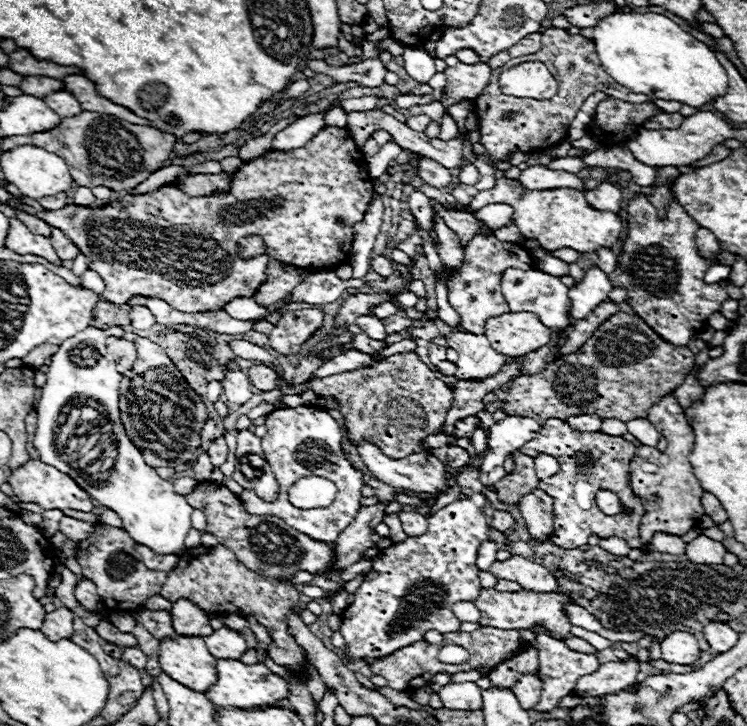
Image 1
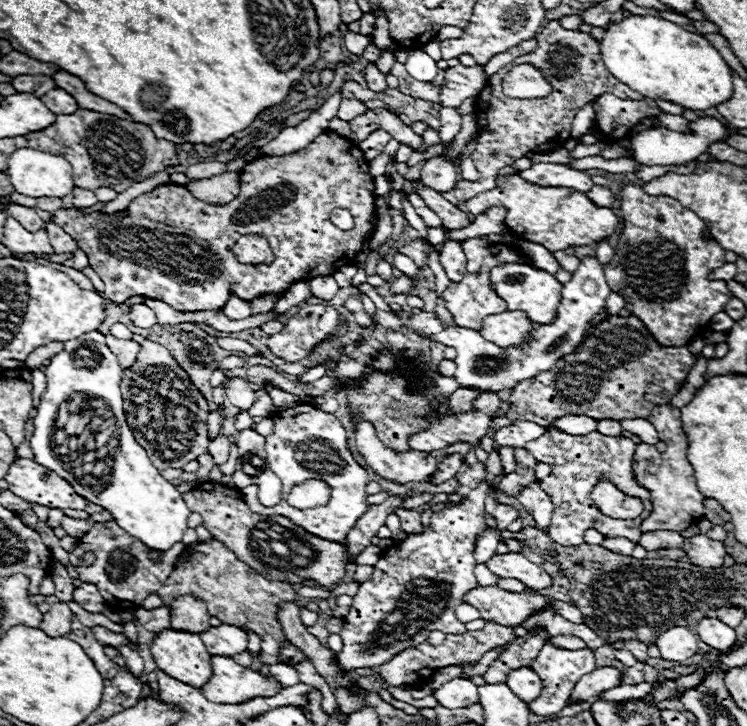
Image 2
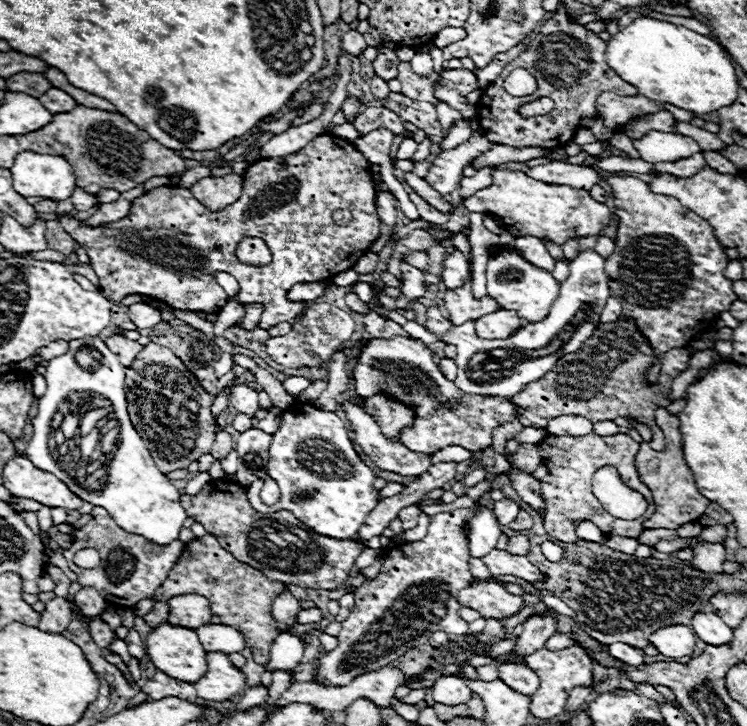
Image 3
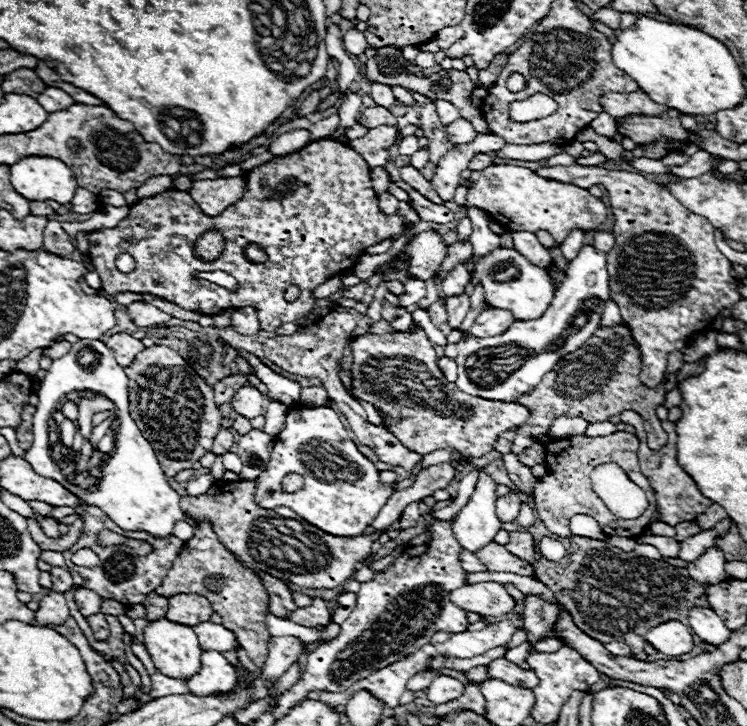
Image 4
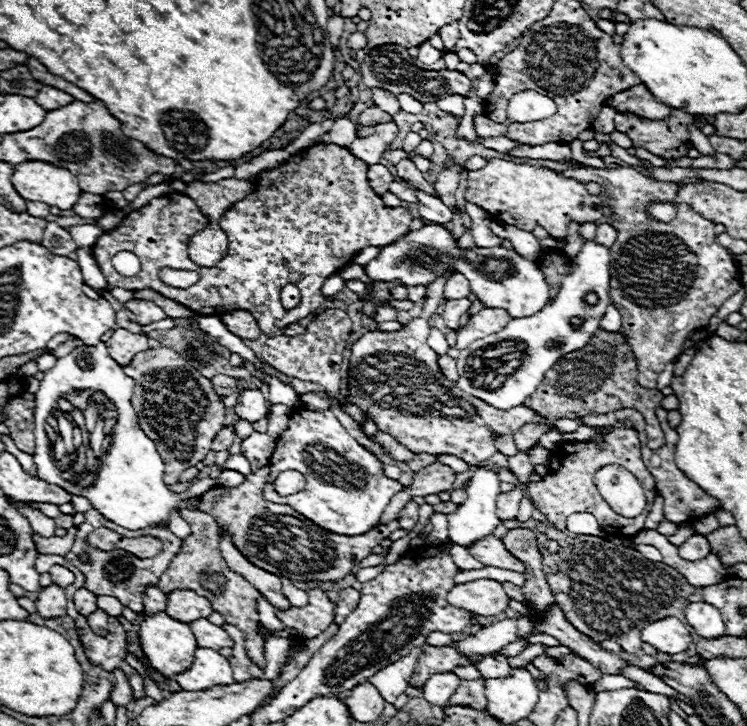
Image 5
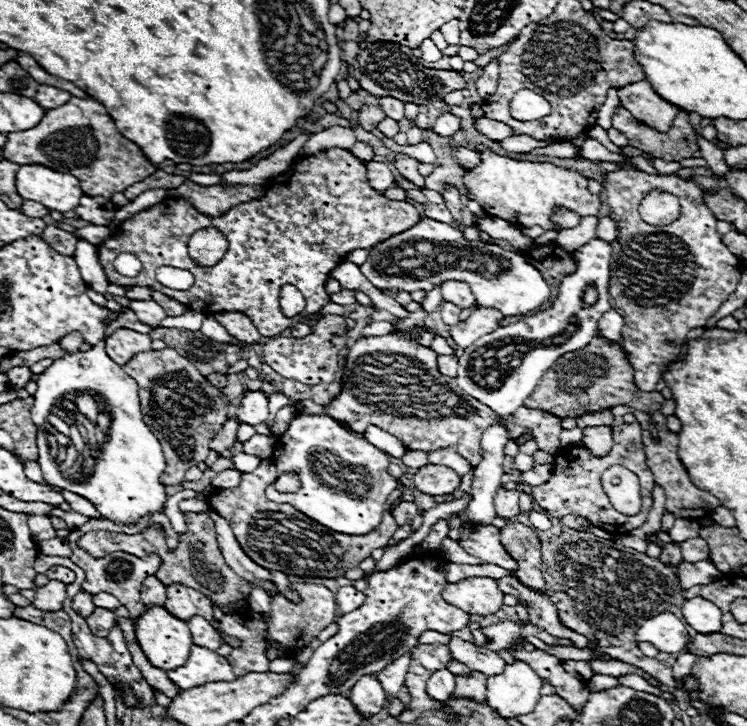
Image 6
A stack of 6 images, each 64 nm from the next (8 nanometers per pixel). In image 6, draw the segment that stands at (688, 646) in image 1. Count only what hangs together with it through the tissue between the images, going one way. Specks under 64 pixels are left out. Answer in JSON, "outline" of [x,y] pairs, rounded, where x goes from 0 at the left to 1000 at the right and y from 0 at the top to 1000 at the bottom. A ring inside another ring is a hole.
{"outline":[[[884,843],[862,854],[857,865],[851,865],[849,879],[854,884],[870,884],[884,898],[892,898],[892,901],[910,901],[924,884],[924,876],[916,860],[900,843]]]}

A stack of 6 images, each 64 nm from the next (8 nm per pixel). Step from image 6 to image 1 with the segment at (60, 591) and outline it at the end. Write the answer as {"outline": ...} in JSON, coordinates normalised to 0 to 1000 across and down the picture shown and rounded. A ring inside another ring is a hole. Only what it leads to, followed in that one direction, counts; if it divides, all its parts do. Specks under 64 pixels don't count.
{"outline":[[[75,837],[72,843],[64,843],[59,851],[59,862],[54,865],[67,882],[80,882],[80,879],[94,879],[99,865],[96,865],[99,843],[94,837]]]}

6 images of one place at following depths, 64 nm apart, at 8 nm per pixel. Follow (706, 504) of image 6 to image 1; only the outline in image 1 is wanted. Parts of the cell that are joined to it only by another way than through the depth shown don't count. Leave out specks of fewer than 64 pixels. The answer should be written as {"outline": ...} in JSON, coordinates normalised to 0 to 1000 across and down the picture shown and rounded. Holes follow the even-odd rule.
{"outline":[[[900,543],[889,545],[878,554],[878,559],[870,562],[867,579],[876,584],[876,590],[892,603],[894,617],[892,623],[884,623],[873,614],[854,614],[851,625],[843,636],[843,664],[846,675],[859,686],[859,694],[865,700],[865,708],[857,716],[857,741],[859,741],[859,758],[865,758],[865,747],[876,738],[876,733],[889,736],[918,736],[924,727],[929,727],[932,716],[942,708],[942,700],[937,694],[940,672],[926,650],[926,642],[921,636],[921,625],[926,620],[929,598],[924,587],[918,587],[918,573],[913,559],[905,554]]]}

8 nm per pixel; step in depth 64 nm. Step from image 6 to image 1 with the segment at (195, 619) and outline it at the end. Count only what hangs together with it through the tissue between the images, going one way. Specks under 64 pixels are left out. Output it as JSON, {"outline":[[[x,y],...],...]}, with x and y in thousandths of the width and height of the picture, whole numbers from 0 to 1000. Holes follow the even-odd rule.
{"outline":[[[305,862],[273,876],[273,884],[286,906],[321,906],[332,895],[329,882]]]}

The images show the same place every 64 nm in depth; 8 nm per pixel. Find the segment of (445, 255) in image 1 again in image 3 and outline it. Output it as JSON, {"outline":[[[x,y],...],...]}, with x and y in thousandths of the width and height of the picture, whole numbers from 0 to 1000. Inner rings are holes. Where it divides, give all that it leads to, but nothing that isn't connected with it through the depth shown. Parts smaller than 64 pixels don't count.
{"outline":[[[605,339],[597,342],[594,369],[592,369],[592,377],[589,377],[597,399],[610,399],[610,397],[621,394],[621,388],[627,383],[627,361],[624,361],[621,350],[605,347],[605,344],[608,344]]]}

